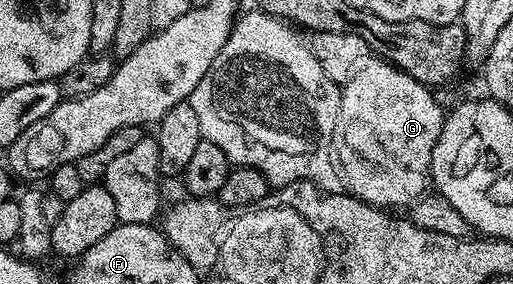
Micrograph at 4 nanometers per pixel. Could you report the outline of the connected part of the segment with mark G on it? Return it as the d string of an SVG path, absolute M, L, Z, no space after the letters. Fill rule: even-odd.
M371 56L356 64L355 70L341 87L342 99L338 111L338 123L334 129L336 162L344 179L345 189L361 202L379 208L403 206L409 208L427 193L431 185L430 161L432 148L442 131L444 109L433 98L431 87L418 82L398 69L393 62Z

